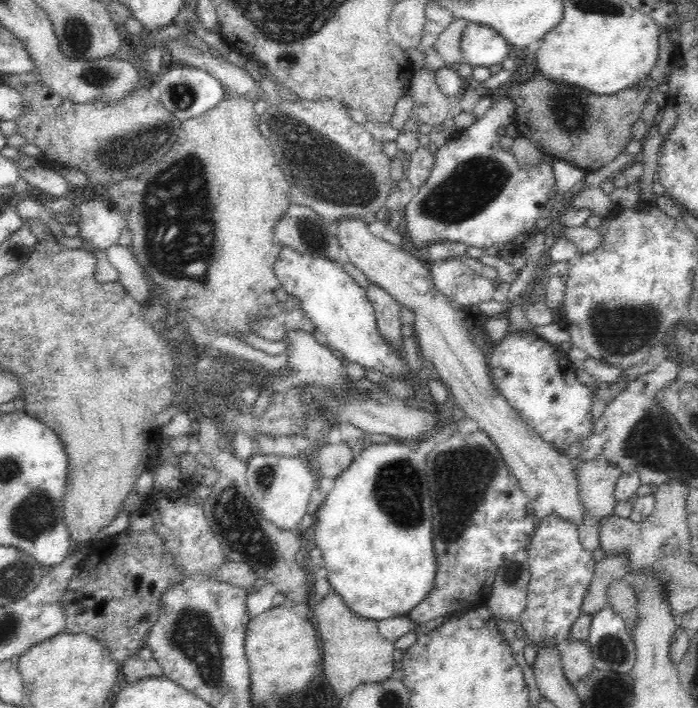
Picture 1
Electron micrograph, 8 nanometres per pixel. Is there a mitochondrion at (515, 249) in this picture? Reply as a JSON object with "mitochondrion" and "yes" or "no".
{"mitochondrion":"no"}

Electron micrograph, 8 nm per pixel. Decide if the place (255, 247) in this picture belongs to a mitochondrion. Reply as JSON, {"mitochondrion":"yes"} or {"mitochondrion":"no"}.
{"mitochondrion":"no"}

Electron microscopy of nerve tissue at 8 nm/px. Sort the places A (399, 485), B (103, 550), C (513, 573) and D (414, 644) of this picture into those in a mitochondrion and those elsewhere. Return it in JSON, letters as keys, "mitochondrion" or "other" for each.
{"A":"mitochondrion","B":"other","C":"mitochondrion","D":"other"}

